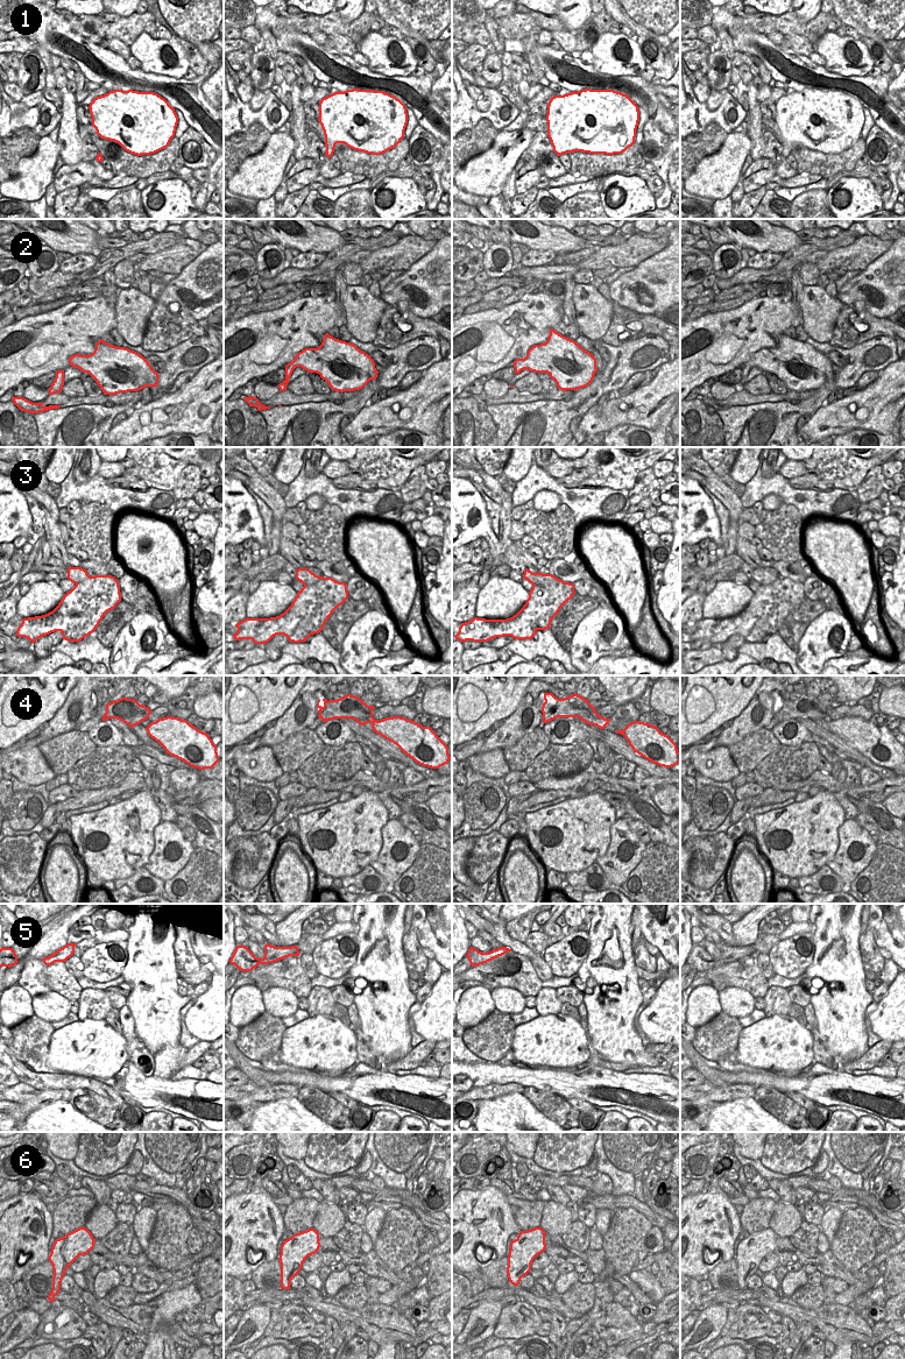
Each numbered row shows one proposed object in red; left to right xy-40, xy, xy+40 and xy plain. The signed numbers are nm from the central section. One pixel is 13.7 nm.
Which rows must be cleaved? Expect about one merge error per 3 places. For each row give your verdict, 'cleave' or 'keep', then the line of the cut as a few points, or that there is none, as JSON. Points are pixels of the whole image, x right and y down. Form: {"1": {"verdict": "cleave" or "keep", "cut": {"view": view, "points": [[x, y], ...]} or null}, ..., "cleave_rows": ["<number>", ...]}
{"1": {"verdict": "keep", "cut": null}, "2": {"verdict": "keep", "cut": null}, "3": {"verdict": "cleave", "cut": {"view": "xy+40", "points": [[557, 578], [543, 578], [532, 585]]}}, "4": {"verdict": "cleave", "cut": {"view": "xy", "points": [[377, 721], [372, 726]]}}, "5": {"verdict": "keep", "cut": null}, "6": {"verdict": "keep", "cut": null}, "cleave_rows": ["3", "4"]}

